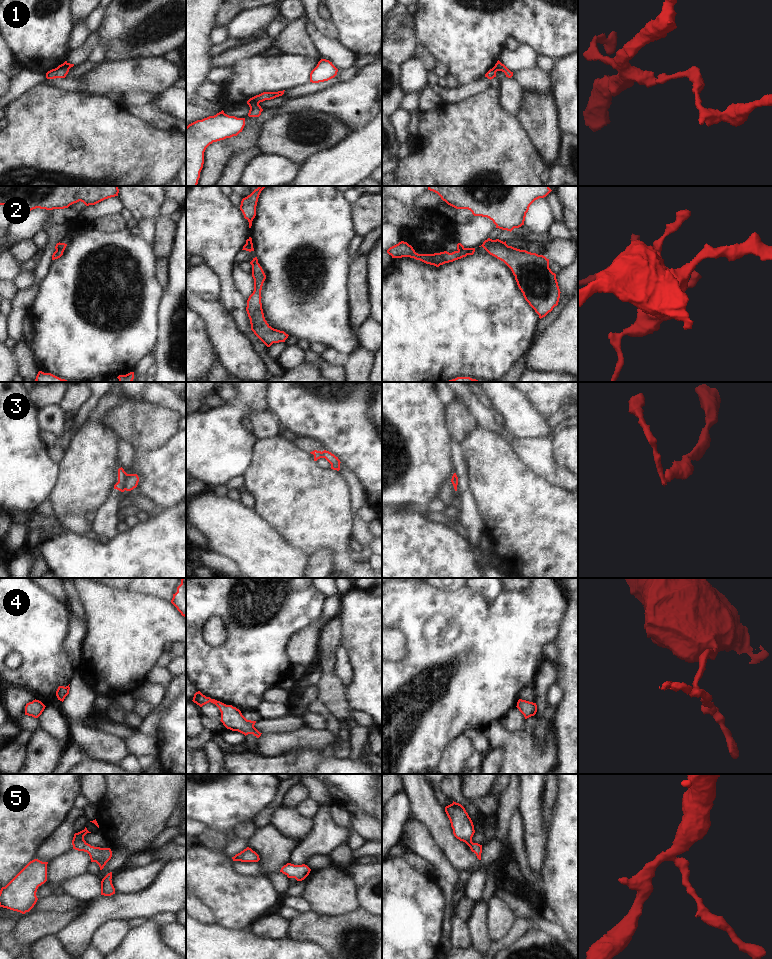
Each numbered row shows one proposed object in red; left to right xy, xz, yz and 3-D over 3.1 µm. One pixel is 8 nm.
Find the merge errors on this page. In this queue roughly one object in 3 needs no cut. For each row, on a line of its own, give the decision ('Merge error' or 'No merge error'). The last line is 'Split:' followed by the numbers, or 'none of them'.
1: Merge error
2: No merge error
3: Merge error
4: Merge error
5: No merge error
Split: 1, 3, 4

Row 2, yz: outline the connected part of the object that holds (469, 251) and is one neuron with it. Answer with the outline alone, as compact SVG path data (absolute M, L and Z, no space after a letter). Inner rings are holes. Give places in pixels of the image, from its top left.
M404 241L399 242L387 250L387 253L392 258L410 257L436 267L461 259L467 255L473 255L474 252L475 248L465 248L461 243L458 243L457 250L452 253L444 251L434 254L418 254L411 245Z

